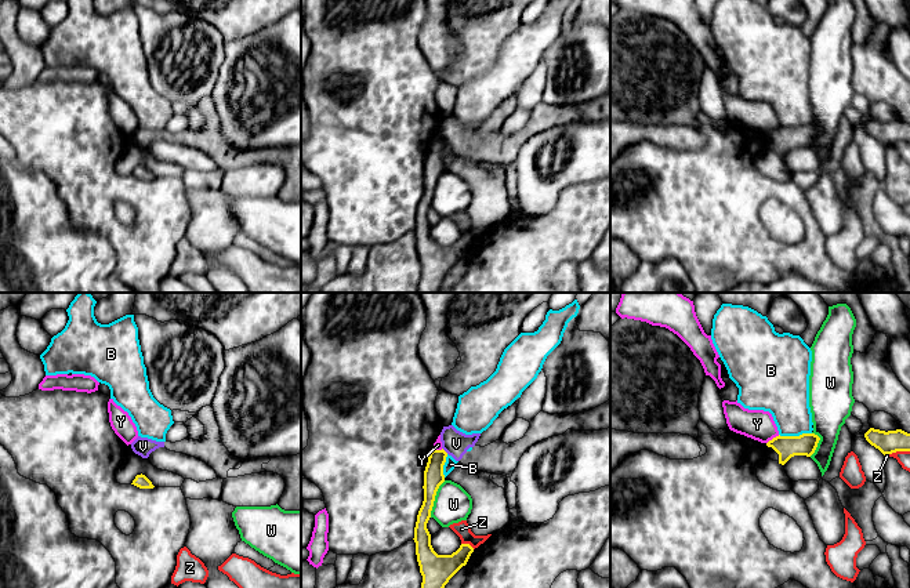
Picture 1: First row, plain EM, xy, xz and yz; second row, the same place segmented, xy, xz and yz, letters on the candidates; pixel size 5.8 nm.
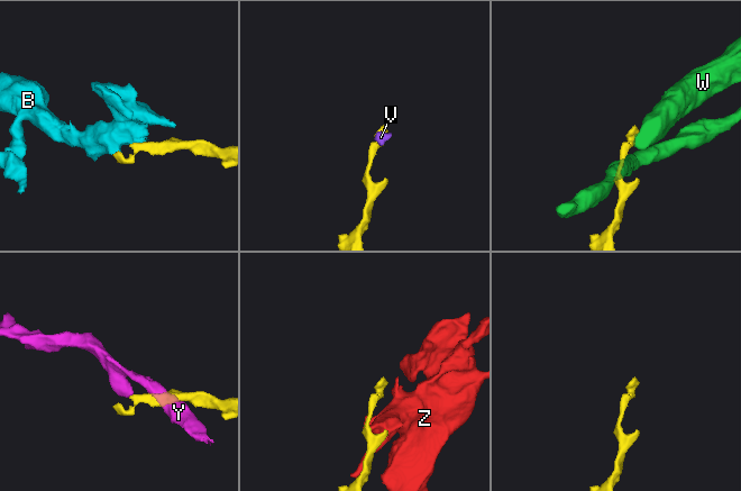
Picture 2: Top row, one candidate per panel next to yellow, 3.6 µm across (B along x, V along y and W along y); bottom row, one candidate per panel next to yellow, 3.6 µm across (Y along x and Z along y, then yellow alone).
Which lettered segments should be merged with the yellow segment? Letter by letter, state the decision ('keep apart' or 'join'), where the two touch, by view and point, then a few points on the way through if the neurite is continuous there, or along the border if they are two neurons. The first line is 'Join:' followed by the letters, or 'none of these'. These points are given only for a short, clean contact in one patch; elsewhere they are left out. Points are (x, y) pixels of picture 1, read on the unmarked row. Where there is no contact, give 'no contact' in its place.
Join: none of these
B: keep apart; contact yz (794, 127)
V: keep apart; contact xz (443, 141)
W: keep apart; contact xz (434, 189); border xz (445, 171), (437, 182), (430, 207)
Y: keep apart; contact yz (773, 129); border yz (779, 126), (767, 134)
Z: keep apart; contact yz (896, 141)

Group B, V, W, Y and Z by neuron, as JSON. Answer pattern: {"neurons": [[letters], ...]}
{"neurons": [["B"], ["V"], ["W"], ["Y"], ["Z"]]}

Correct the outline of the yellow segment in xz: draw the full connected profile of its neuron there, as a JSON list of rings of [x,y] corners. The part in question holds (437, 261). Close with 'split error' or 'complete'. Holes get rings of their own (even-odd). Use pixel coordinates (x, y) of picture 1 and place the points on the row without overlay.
[[[432,141],[424,161],[424,192],[417,206],[414,218],[416,246],[423,266],[417,293],[436,293],[449,271],[467,255],[474,239],[461,235],[452,246],[438,246],[431,236],[431,225],[427,214],[431,208],[435,186],[445,173],[443,156],[447,144]]] | complete

